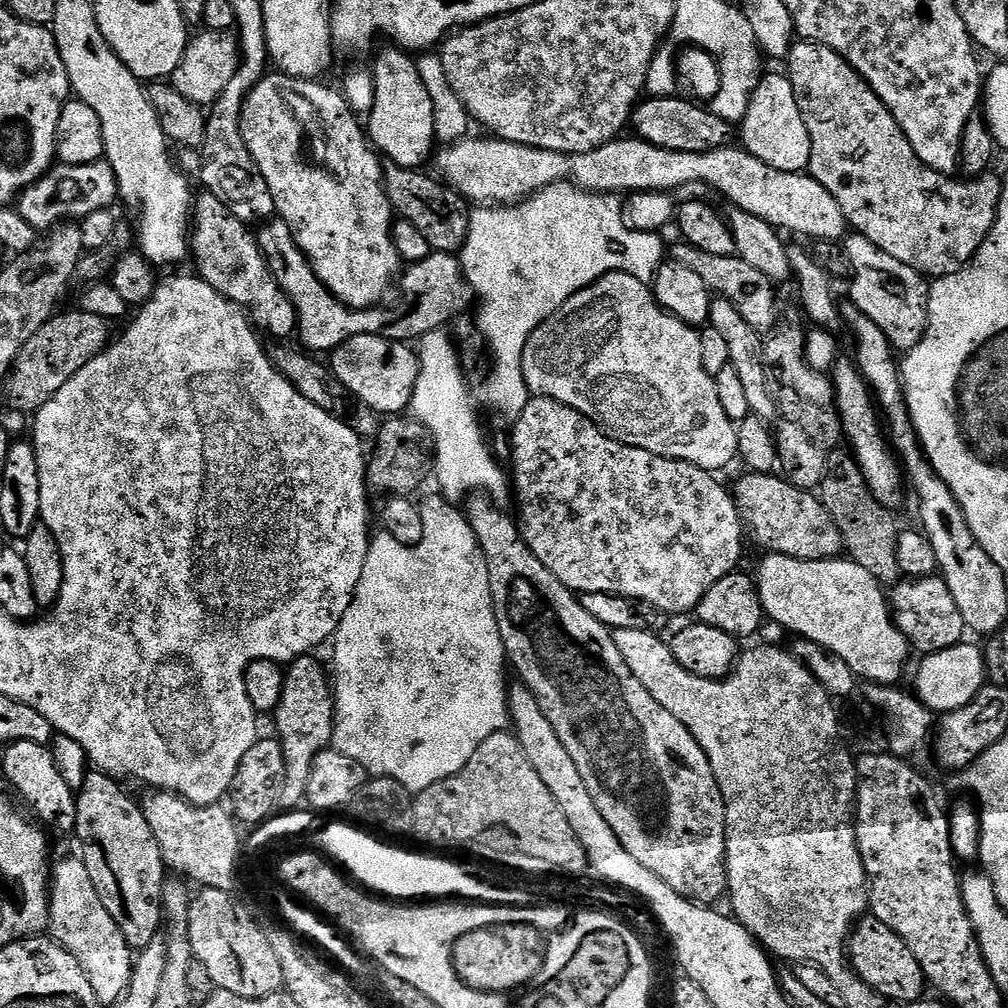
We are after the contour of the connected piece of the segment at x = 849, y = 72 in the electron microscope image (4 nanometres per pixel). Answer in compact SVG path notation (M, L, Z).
M801 39L788 51L787 64L786 75L793 83L794 96L813 143L813 156L807 171L834 194L849 225L874 242L874 246L898 258L898 262L906 262L906 266L932 278L949 276L970 263L994 226L1005 181L993 174L962 182L952 176L939 179L938 174L918 158L905 132L872 87L832 48Z

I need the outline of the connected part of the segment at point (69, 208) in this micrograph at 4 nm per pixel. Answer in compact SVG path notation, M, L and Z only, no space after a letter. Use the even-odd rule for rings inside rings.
M101 158L89 164L57 163L49 168L48 173L42 179L36 180L20 193L18 197L18 211L30 226L37 230L48 230L55 225L65 222L79 222L85 216L111 209L113 207L111 204L117 203L117 200L116 175L111 166L108 165L107 159Z

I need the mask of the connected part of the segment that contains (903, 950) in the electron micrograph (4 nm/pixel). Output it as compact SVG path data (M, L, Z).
M865 914L860 917L847 949L856 971L885 1001L897 1000L900 1006L907 1006L915 1000L925 999L924 971L922 966L918 966L918 958L914 958L914 950L910 950L910 946L906 946L906 942L898 938L890 926L878 922L876 916Z

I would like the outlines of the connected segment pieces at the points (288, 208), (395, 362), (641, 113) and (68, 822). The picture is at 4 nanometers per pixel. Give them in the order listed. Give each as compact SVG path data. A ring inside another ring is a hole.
M283 74L265 75L263 80L250 90L250 94L244 100L244 109L242 110L242 138L246 138L246 146L254 158L254 162L262 170L262 178L266 178L266 186L270 186L270 194L274 198L276 207L276 216L290 226L294 238L298 242L300 249L306 254L314 274L318 274L320 281L346 306L351 308L374 308L385 303L384 295L388 291L393 291L398 277L402 272L402 261L400 254L396 249L396 244L392 241L392 225L394 223L394 213L392 203L384 189L384 168L382 160L374 151L365 129L362 127L358 116L353 112L350 105L344 99L339 91L336 92L326 85L320 84L319 79L300 80L297 76L285 76Z
M362 334L358 338L350 338L342 342L342 346L330 353L332 373L366 406L370 406L381 417L387 418L409 411L414 386L420 373L420 358L412 352L403 340L394 340L387 335L371 336Z
M680 94L641 99L637 103L636 109L632 111L630 128L631 131L636 131L633 133L641 140L650 142L659 148L678 150L686 154L727 148L731 141L728 139L734 132L733 125L718 118L718 114L714 114L711 107L705 106L695 99L685 98ZM683 98L688 100L683 100Z
M16 740L7 745L3 752L4 776L16 787L17 794L28 803L27 811L45 829L53 828L56 832L75 833L78 822L76 792L70 786L66 786L65 780L62 779L62 770L58 770L58 762L54 762L51 747L38 742Z

